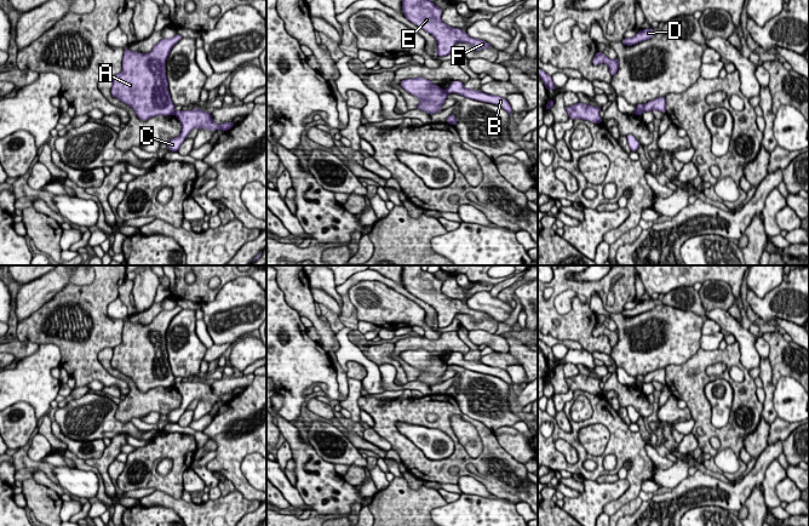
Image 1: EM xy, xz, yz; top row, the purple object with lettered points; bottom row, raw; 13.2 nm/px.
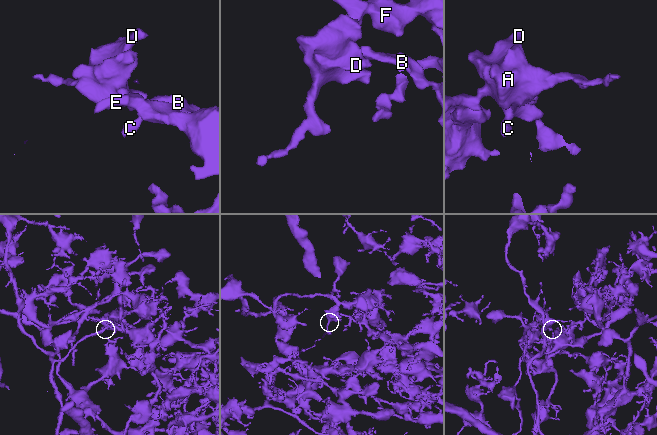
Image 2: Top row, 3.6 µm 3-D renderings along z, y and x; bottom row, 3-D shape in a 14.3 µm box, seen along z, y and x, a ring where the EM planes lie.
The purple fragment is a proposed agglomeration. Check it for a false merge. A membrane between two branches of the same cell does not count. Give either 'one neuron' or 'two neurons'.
two neurons

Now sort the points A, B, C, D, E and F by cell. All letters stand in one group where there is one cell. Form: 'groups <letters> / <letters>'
groups A D E F / B C

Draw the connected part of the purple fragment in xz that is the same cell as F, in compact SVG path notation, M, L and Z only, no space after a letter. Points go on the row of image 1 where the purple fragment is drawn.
M402 0L403 16L431 34L437 41L436 56L448 56L457 42L470 44L475 51L490 47L490 44L472 39L463 29L447 25L442 19L442 10L429 0Z

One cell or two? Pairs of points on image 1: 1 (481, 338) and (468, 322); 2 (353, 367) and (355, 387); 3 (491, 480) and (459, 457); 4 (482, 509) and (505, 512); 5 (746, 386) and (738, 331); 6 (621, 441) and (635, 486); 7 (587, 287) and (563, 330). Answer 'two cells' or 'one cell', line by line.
1: two cells
2: two cells
3: one cell
4: one cell
5: two cells
6: one cell
7: one cell

